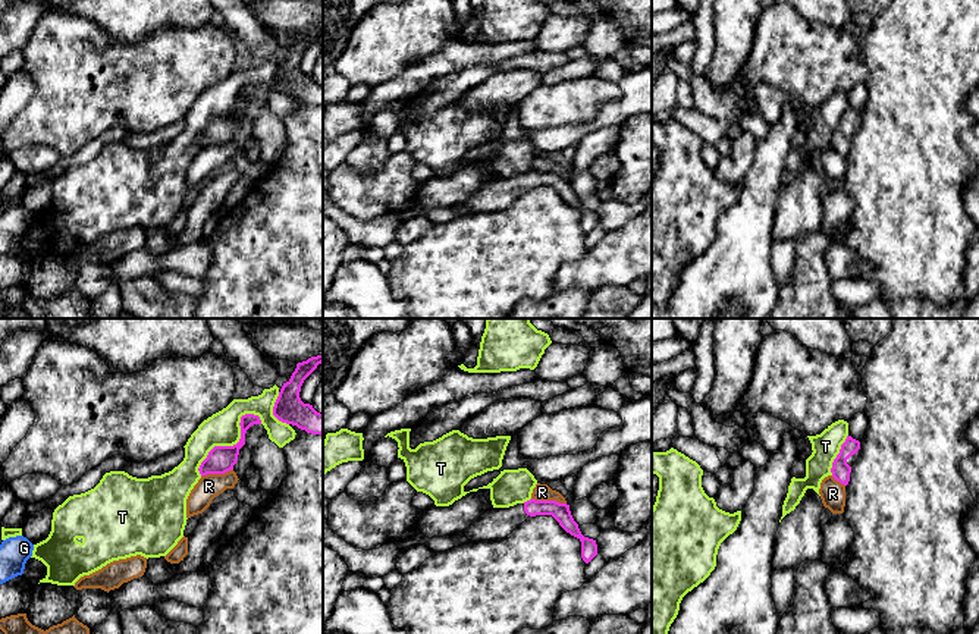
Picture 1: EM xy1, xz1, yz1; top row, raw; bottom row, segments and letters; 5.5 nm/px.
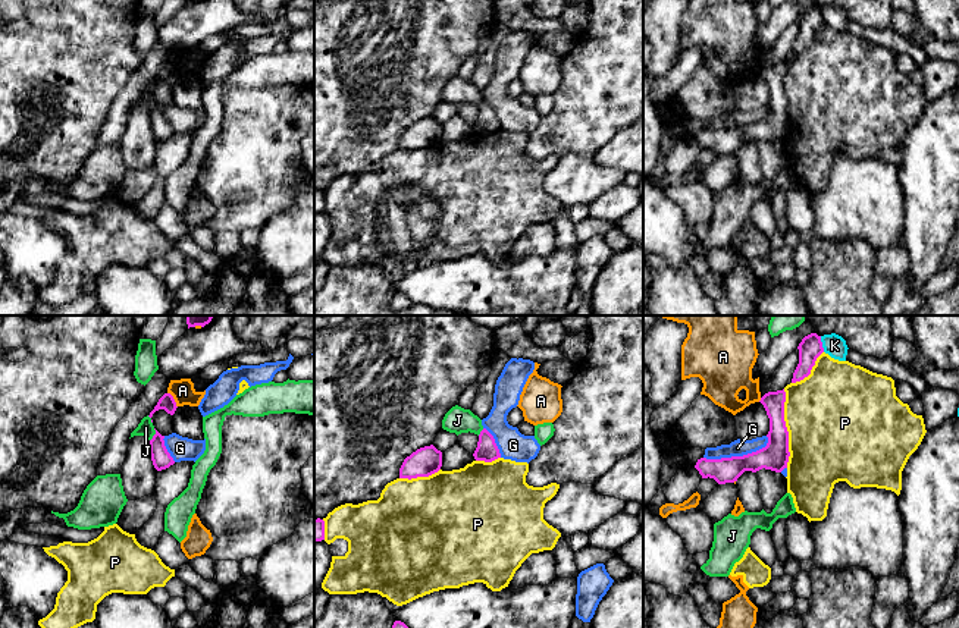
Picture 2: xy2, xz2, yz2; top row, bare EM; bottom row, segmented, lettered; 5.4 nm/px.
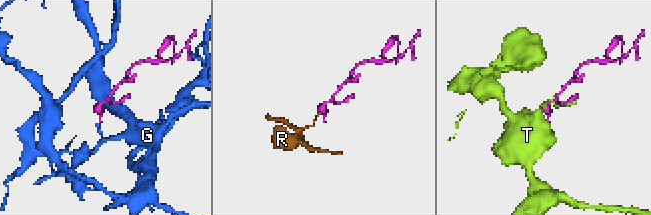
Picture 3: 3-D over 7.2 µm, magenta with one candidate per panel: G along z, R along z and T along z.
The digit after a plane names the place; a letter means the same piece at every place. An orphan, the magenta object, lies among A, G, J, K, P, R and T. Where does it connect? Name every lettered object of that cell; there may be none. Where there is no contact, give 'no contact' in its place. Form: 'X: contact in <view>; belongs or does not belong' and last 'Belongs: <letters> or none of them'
A: contact in xy2; does not belong
G: contact in yz2; does not belong
J: contact in xy2; does not belong
K: contact in yz2; does not belong
P: contact in yz2; does not belong
R: contact in xz1; does not belong
T: contact in xy1; does not belong
Belongs: none of them

